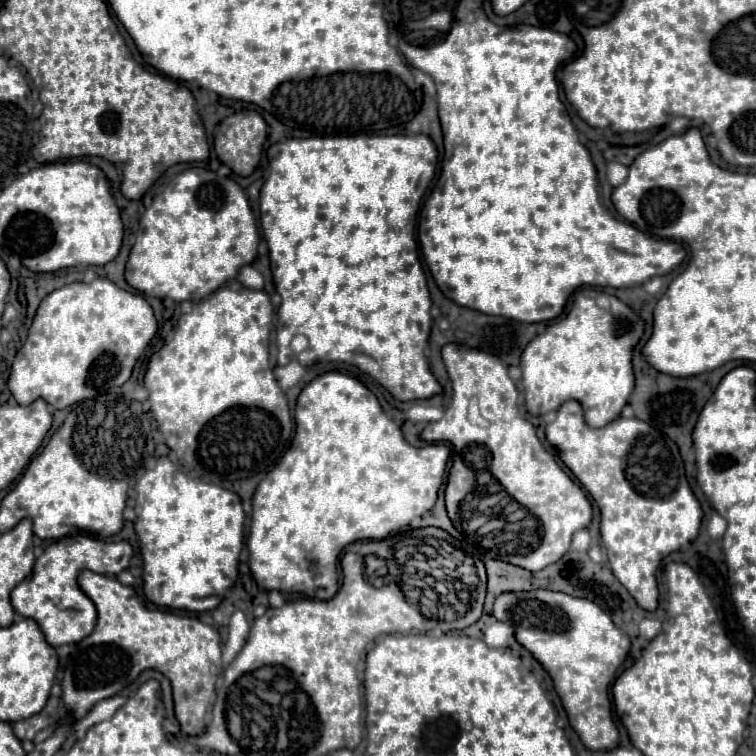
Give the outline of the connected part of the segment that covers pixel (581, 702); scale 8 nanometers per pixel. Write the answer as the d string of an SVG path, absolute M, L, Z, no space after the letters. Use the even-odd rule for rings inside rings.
M549 590L501 594L495 600L493 614L497 620L515 626L517 640L551 674L581 742L593 752L617 748L619 728L611 716L609 688L631 650L629 636L625 636L595 602Z

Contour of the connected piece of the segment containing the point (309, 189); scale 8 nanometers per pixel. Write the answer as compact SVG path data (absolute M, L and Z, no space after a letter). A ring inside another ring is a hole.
M359 134L359 136L325 136L325 138L289 138L289 140L283 140L283 142L277 142L277 144L273 144L273 146L271 146L271 148L269 148L269 150L267 150L267 156L269 156L269 162L271 162L271 174L269 174L269 178L267 178L267 180L265 180L265 184L263 184L263 188L261 188L261 226L263 226L263 234L265 234L265 240L267 240L267 246L269 246L269 258L271 258L271 270L273 270L273 278L275 278L275 286L277 286L277 292L279 292L279 294L281 294L281 298L282 298L282 301L281 301L281 306L279 306L279 307L278 307L278 310L277 310L277 322L276 322L276 325L275 325L275 328L276 328L276 341L275 341L275 342L276 342L276 346L277 346L277 351L278 351L278 353L277 353L277 362L276 362L276 365L275 365L275 367L274 367L274 370L273 370L273 372L274 372L274 375L275 375L275 368L277 368L277 366L287 366L287 364L289 364L289 362L291 362L291 360L297 360L297 362L299 362L299 364L301 364L301 366L305 366L305 362L309 362L309 360L327 360L327 362L347 362L347 364L353 364L353 366L357 366L357 368L361 368L361 370L363 370L363 372L367 372L367 374L369 374L369 376L373 376L373 378L375 378L375 380L377 380L377 382L379 382L379 384L383 384L383 386L385 386L385 388L387 388L387 390L389 390L389 392L391 392L391 394L393 394L393 396L395 396L395 398L397 398L397 400L403 400L403 402L407 402L407 400L419 400L419 398L431 398L431 396L435 396L435 394L441 394L441 390L443 390L443 388L441 388L441 384L439 384L439 382L437 382L437 378L435 378L435 376L433 376L433 374L431 374L431 368L429 368L429 362L427 362L427 358L425 358L425 348L427 348L427 340L429 340L429 334L431 334L431 322L433 322L433 320L431 320L431 296L429 296L429 288L427 288L427 278L425 278L425 272L423 272L423 266L421 266L421 260L419 260L419 252L417 252L417 246L415 246L415 238L413 238L413 226L411 226L411 216L413 216L413 210L415 210L415 204L417 204L417 200L419 200L419 206L421 206L421 198L423 198L423 196L425 196L425 192L427 192L427 188L429 188L429 184L431 184L431 180L433 180L433 178L435 178L435 170L437 170L437 156L439 156L439 154L437 154L437 148L435 148L435 144L433 144L433 140L431 140L431 138L429 138L429 136L425 136L425 134L417 134L417 136L401 136L401 134L399 134L399 136L369 136L369 134Z

